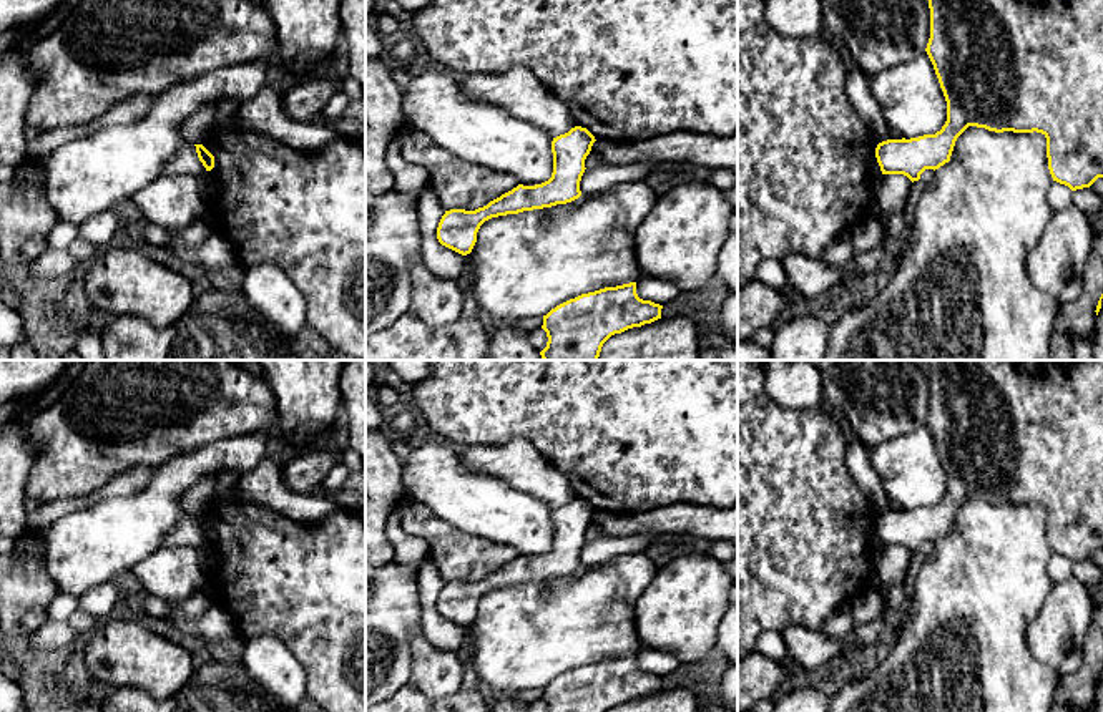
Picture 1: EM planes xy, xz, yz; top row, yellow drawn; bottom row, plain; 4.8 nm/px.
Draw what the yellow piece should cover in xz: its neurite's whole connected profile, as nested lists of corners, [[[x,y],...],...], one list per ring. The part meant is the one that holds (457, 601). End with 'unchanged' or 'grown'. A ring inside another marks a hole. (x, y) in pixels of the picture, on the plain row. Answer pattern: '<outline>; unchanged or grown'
[[[575,498],[568,505],[553,510],[553,544],[548,553],[535,558],[518,556],[475,583],[445,583],[437,599],[439,614],[467,627],[472,624],[477,604],[485,593],[578,571],[581,568],[580,553],[586,541],[585,531],[595,513],[595,508],[581,498]]]; unchanged

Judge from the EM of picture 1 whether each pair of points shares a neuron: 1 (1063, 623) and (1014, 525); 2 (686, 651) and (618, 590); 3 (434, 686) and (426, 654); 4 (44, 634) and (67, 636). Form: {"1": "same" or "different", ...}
{"1": "different", "2": "different", "3": "same", "4": "same"}

